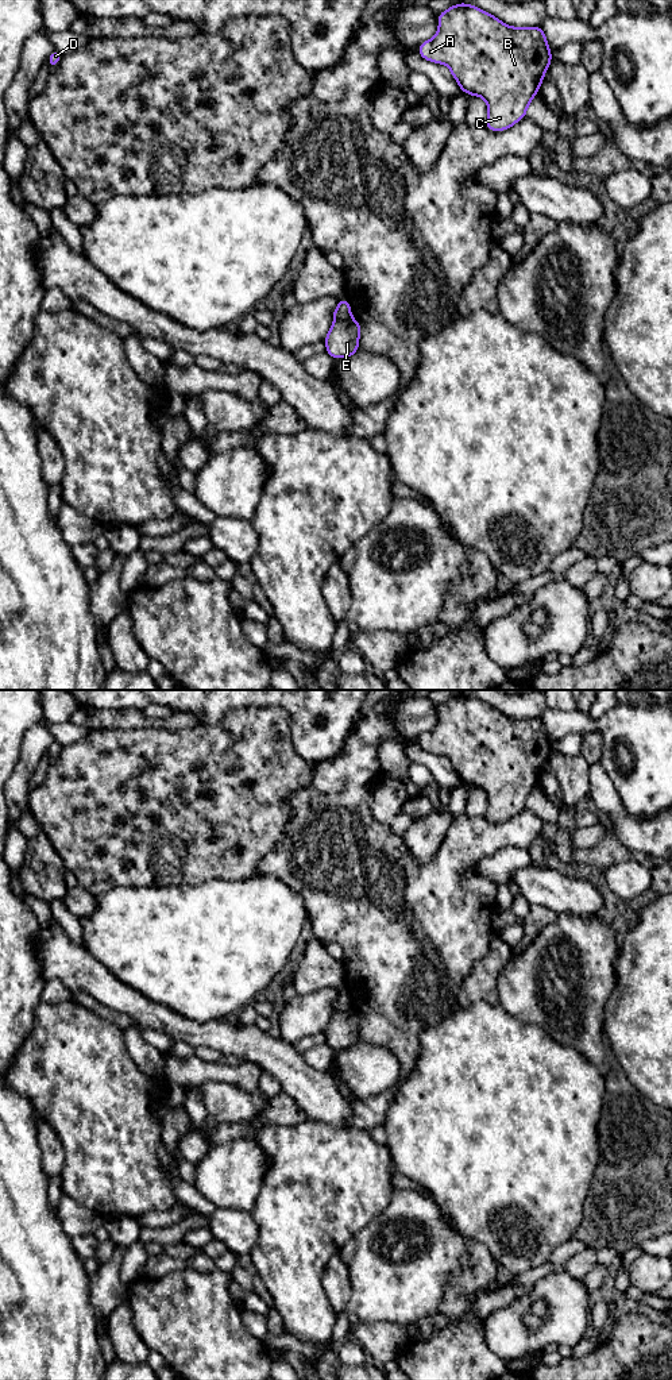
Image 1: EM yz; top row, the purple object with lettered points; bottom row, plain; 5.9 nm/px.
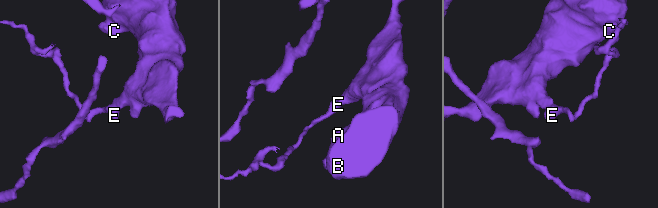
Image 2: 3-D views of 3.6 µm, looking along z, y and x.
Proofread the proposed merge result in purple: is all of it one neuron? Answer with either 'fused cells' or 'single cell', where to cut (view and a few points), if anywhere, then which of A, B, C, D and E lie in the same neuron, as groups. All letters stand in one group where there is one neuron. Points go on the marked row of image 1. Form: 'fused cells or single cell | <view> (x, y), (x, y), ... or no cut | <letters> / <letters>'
fused cells | yz (351, 316), (335, 320) | A B C / D E

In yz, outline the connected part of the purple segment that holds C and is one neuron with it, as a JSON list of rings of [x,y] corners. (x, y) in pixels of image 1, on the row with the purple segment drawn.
[[[466,3],[440,12],[436,35],[417,50],[424,59],[447,65],[461,92],[486,100],[488,117],[484,126],[490,131],[510,128],[526,116],[552,61],[542,27],[510,27]]]

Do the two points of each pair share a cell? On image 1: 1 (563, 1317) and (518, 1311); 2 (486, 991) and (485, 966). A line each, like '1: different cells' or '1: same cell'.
1: same cell
2: same cell

